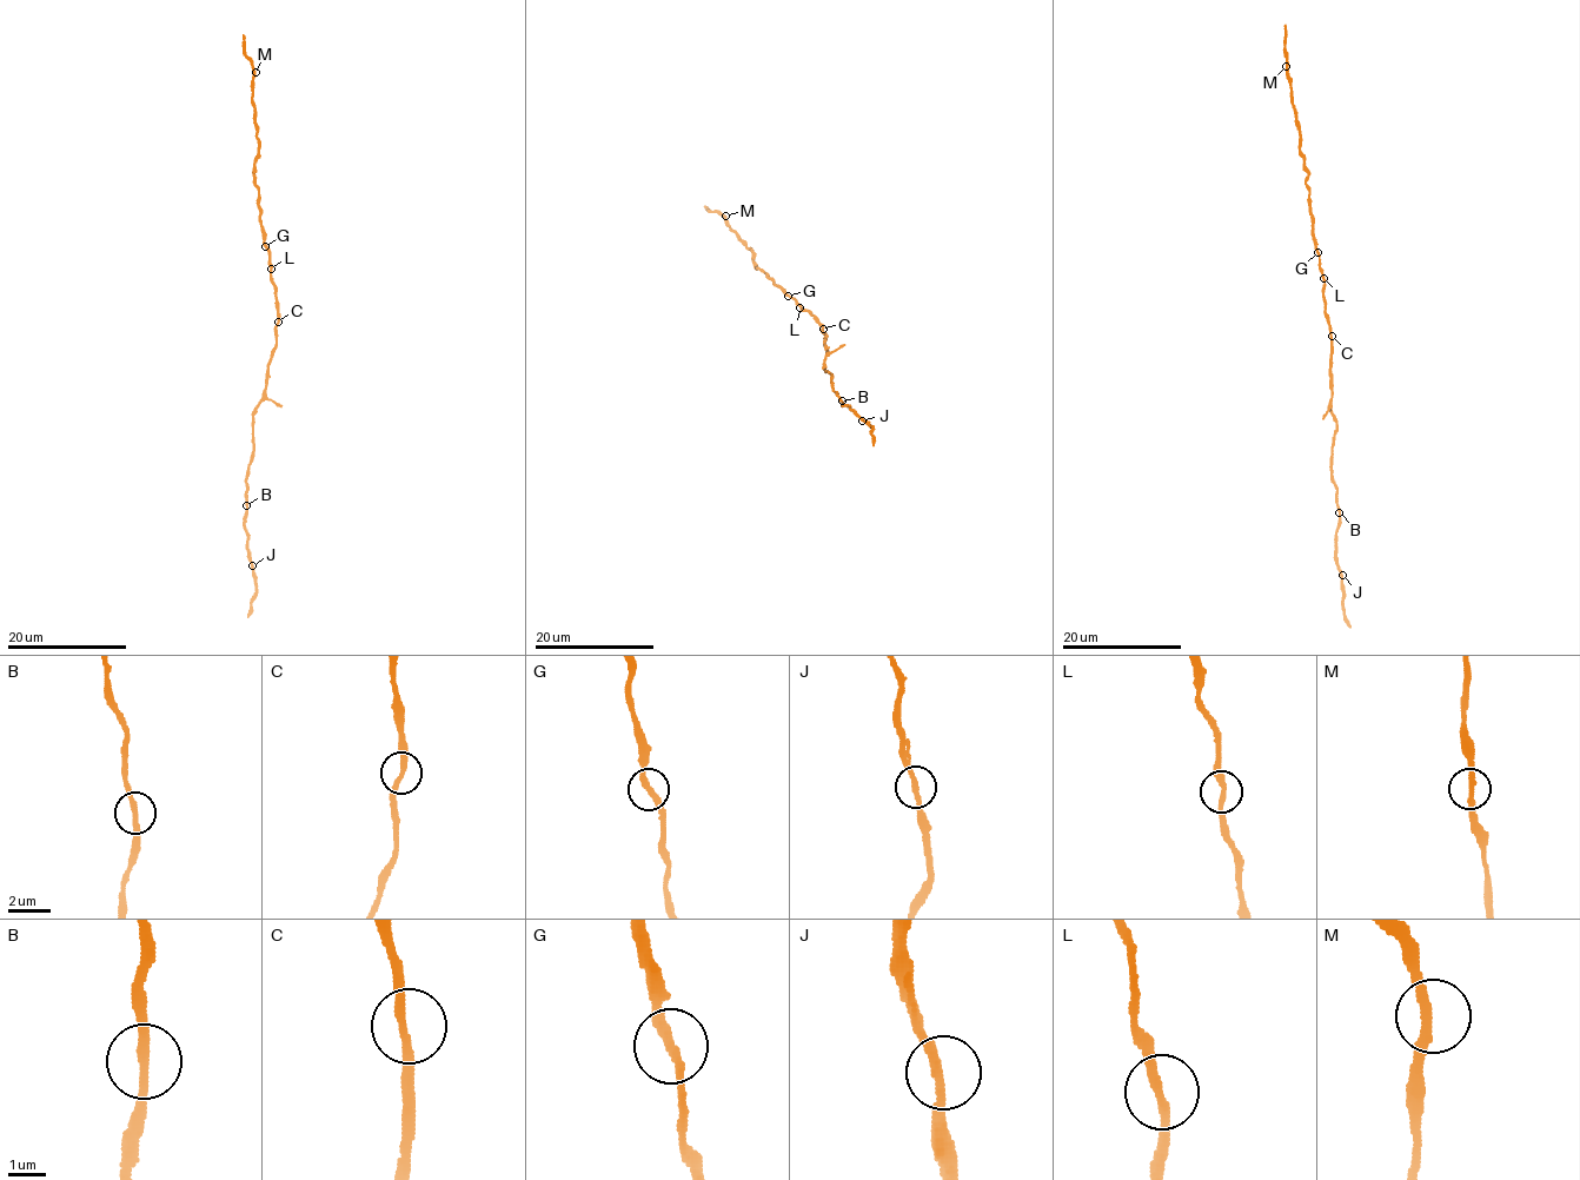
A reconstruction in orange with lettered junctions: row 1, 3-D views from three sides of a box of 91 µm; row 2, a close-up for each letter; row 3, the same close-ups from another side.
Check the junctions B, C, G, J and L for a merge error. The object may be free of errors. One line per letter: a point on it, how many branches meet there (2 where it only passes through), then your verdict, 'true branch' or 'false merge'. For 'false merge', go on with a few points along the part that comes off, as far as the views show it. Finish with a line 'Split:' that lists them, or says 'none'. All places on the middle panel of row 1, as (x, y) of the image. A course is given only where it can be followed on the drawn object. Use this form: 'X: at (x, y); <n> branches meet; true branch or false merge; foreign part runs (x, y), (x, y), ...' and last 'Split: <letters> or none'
B: at (842, 400); 2 branches meet; true branch
C: at (823, 329); 2 branches meet; true branch
G: at (788, 296); 2 branches meet; true branch
J: at (862, 421); 2 branches meet; true branch
L: at (800, 307); 2 branches meet; true branch
Split: none

